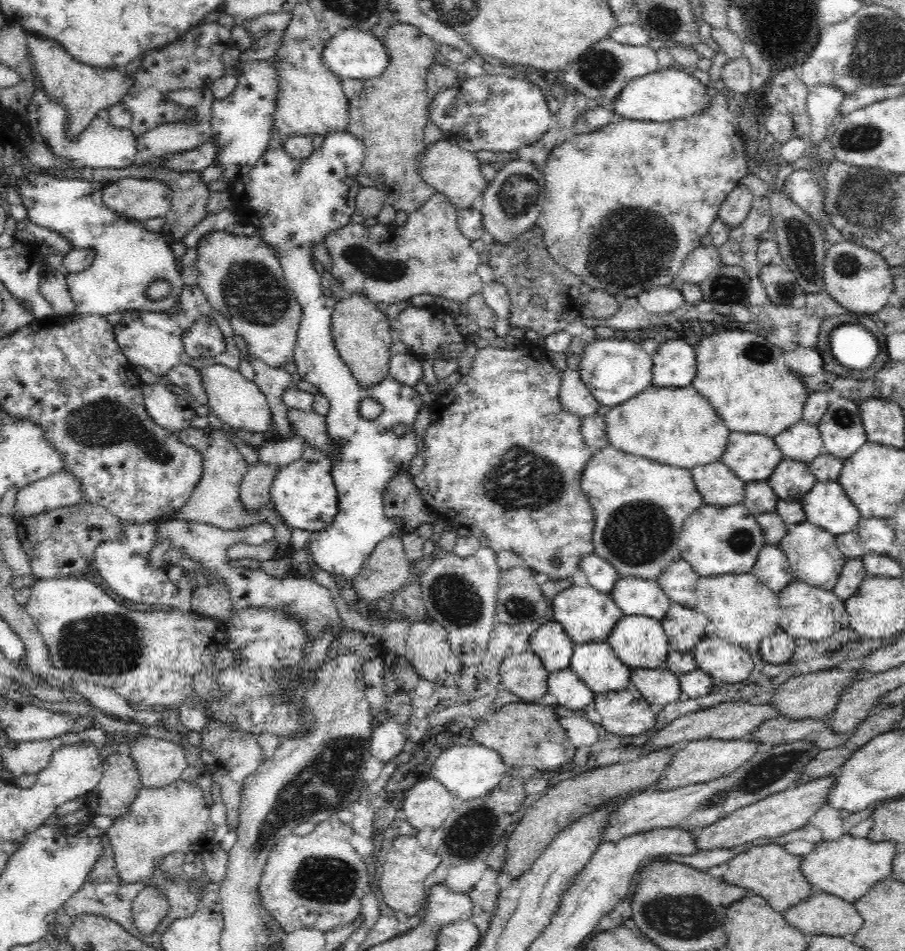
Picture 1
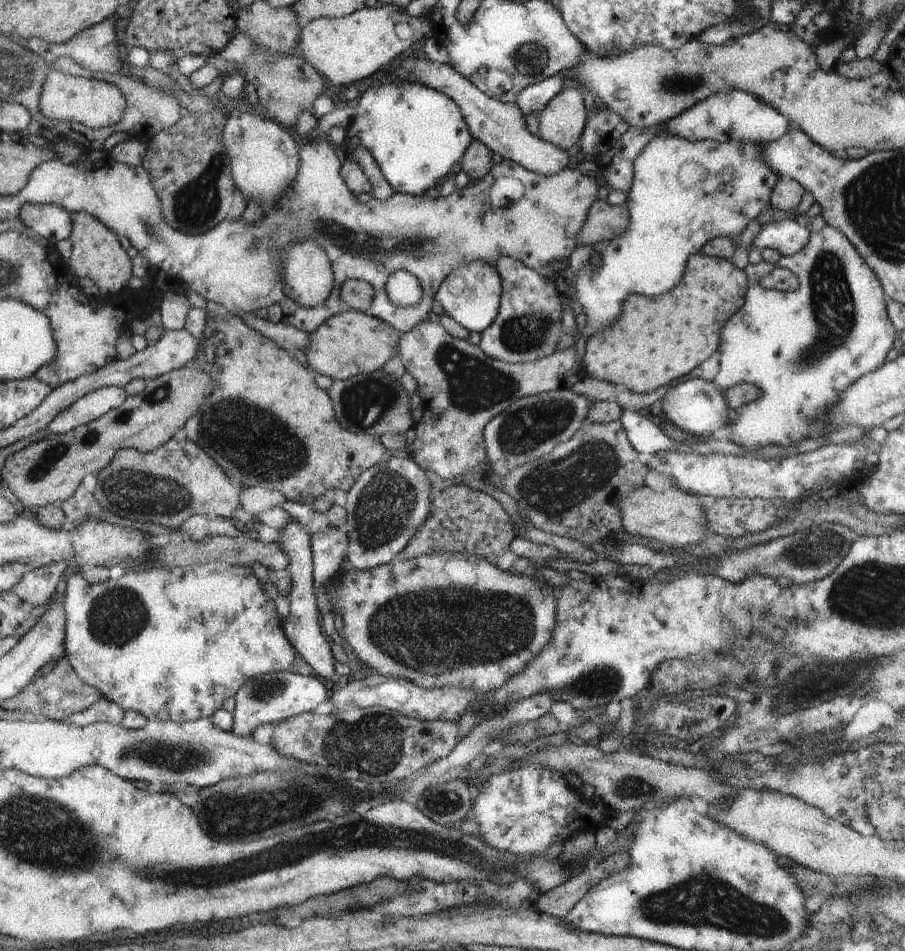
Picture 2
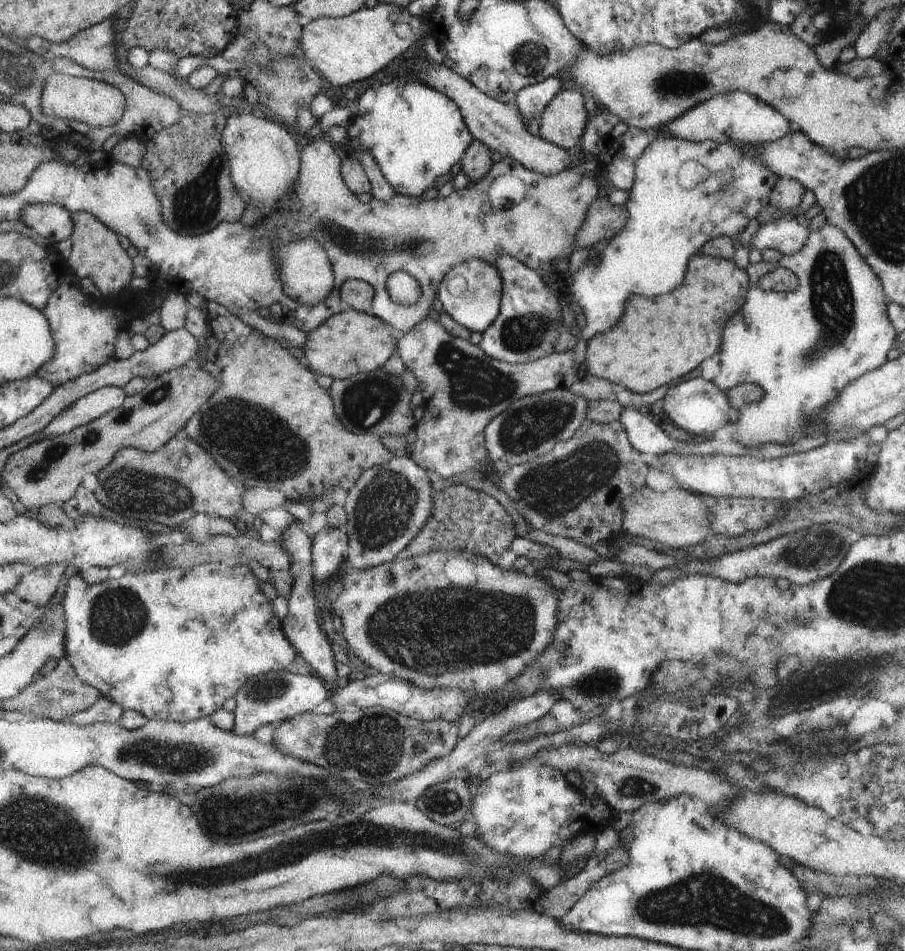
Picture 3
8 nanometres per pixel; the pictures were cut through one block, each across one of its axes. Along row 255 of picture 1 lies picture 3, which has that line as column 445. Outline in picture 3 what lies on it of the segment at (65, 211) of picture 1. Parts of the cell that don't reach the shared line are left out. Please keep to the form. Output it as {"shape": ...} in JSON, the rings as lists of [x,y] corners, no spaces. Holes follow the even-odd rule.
{"shape":[[[413,73],[401,77],[394,76],[380,88],[366,90],[355,102],[354,107],[354,126],[347,128],[358,130],[356,138],[360,140],[362,148],[372,156],[382,170],[382,175],[398,195],[417,198],[429,188],[435,187],[438,179],[449,174],[455,164],[461,163],[464,152],[473,140],[456,104],[437,89],[417,79]]]}

